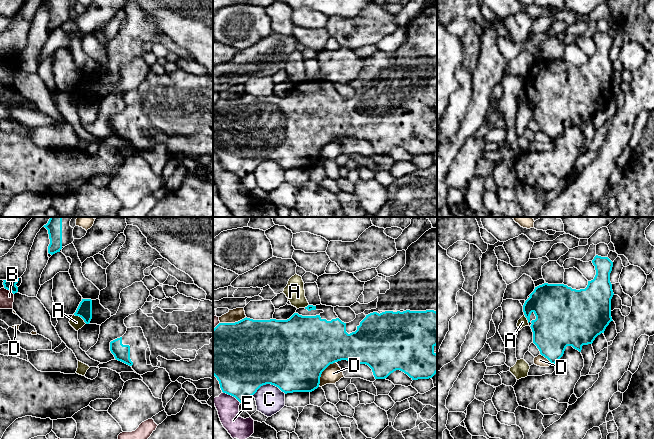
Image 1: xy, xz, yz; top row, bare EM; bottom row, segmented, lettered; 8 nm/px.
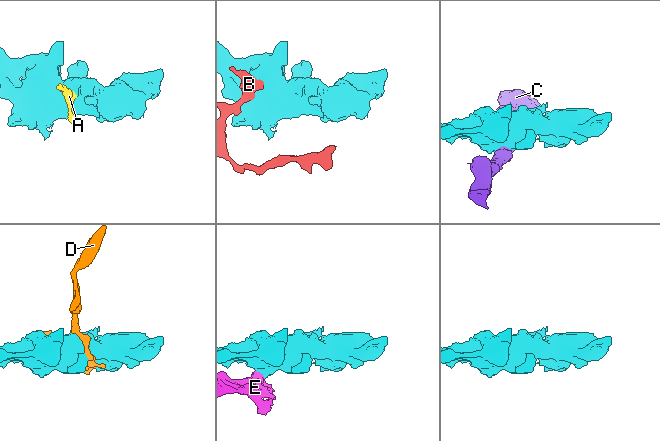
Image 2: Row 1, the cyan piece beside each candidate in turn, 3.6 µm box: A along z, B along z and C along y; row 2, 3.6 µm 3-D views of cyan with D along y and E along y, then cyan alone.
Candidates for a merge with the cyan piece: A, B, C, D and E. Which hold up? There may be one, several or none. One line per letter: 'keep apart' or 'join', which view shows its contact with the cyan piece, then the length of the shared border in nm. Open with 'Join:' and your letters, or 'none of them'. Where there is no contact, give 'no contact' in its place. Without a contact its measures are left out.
Join: none of them
A: keep apart; contact in xy; length 130 nm
B: keep apart; contact in xy; length 100 nm
C: keep apart; contact in xz; length 280 nm
D: keep apart; contact in xz; length 240 nm
E: keep apart; contact in xz; length 180 nm

